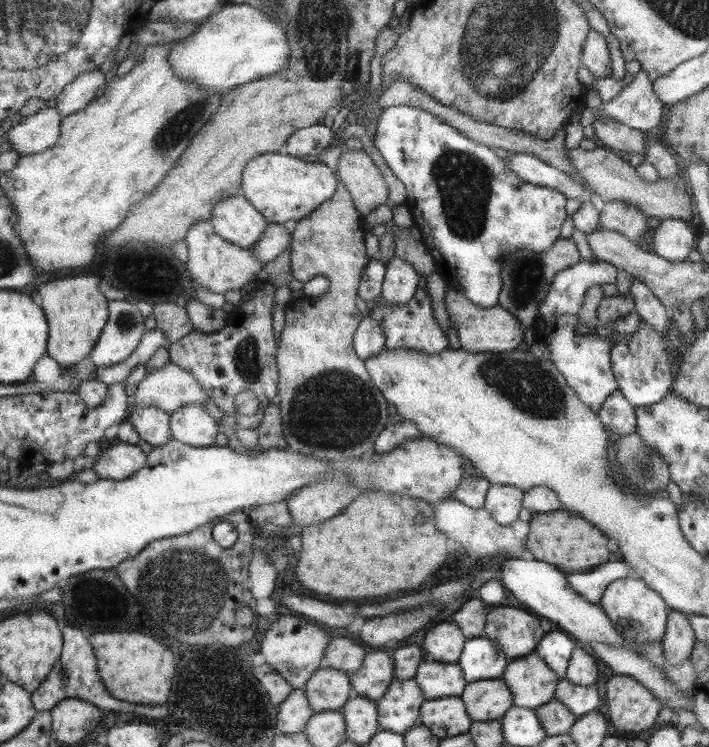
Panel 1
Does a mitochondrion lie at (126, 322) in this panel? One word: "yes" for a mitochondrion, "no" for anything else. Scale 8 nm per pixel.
yes

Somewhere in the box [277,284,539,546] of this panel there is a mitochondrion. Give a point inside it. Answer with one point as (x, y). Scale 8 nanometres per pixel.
(338, 411)

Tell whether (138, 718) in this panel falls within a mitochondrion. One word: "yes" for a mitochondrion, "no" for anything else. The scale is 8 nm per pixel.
no

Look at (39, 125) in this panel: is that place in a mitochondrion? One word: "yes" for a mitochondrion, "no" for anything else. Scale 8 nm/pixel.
no

